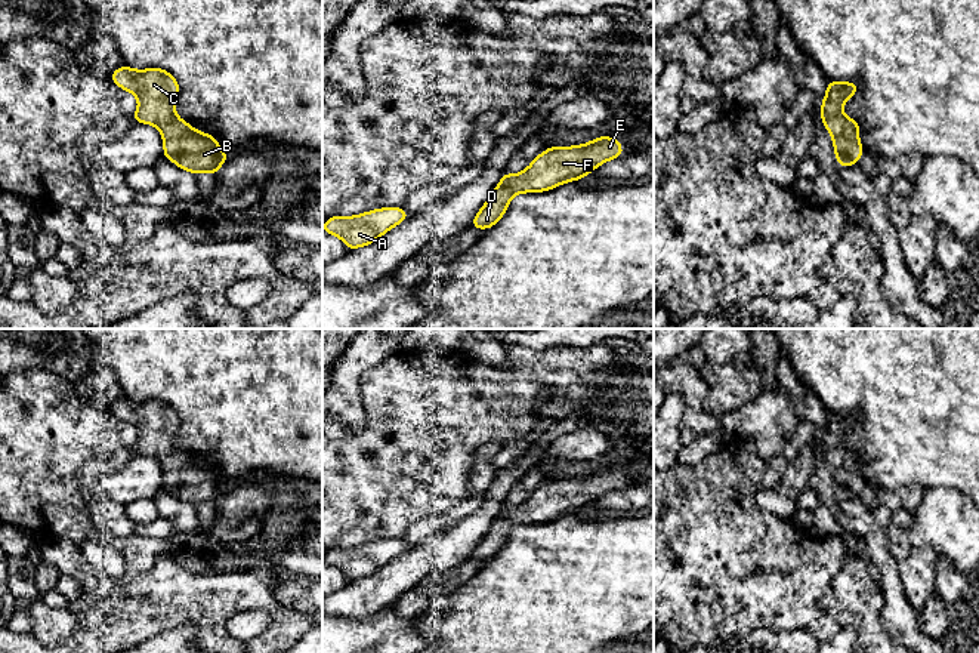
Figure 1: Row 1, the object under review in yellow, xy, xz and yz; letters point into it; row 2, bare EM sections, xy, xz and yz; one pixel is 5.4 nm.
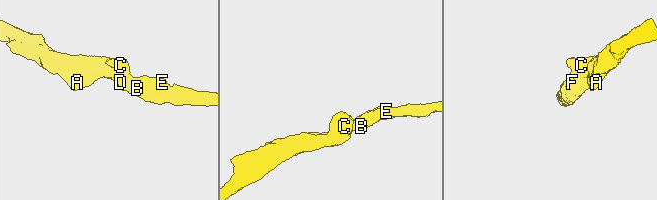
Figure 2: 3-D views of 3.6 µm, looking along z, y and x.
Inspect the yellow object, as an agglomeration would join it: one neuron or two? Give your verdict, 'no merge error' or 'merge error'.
no merge error

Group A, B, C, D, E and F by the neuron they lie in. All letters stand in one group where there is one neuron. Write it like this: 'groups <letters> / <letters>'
groups A B C D E F

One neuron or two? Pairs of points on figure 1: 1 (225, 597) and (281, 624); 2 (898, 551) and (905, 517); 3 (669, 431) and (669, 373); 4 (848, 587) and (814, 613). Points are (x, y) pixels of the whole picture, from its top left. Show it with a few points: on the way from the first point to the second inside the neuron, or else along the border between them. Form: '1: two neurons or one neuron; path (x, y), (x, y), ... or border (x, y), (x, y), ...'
1: one neuron; path (240, 597), (261, 597), (272, 609)
2: one neuron; path (898, 542), (899, 526)
3: two neurons; border (673, 391), (683, 400), (682, 427)
4: two neurons; border (842, 564), (833, 578), (833, 595), (840, 625)

